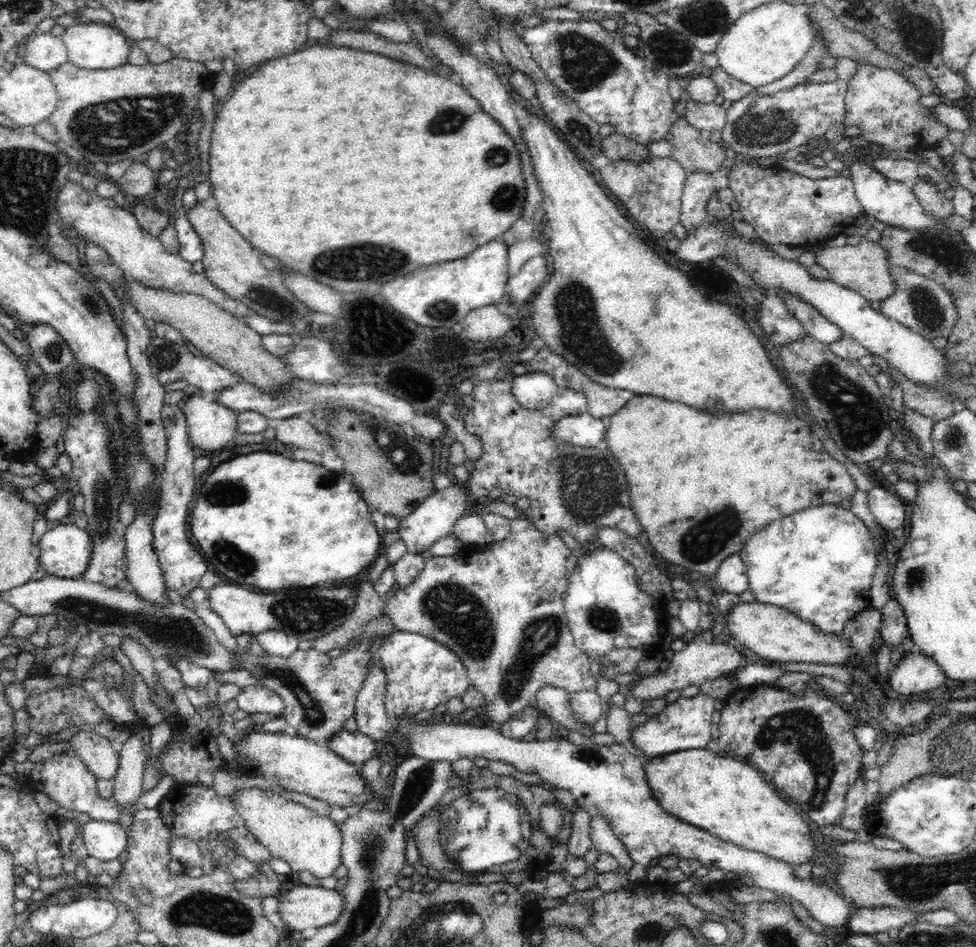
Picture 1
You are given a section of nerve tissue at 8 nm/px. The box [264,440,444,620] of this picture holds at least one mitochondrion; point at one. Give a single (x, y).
(327, 481)

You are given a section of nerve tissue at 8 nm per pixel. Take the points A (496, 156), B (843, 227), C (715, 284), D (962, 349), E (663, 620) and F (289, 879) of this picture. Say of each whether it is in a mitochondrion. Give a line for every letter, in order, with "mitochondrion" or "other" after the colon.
A: mitochondrion
B: other
C: other
D: other
E: other
F: other

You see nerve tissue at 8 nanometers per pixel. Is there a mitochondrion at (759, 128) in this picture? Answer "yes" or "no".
yes

